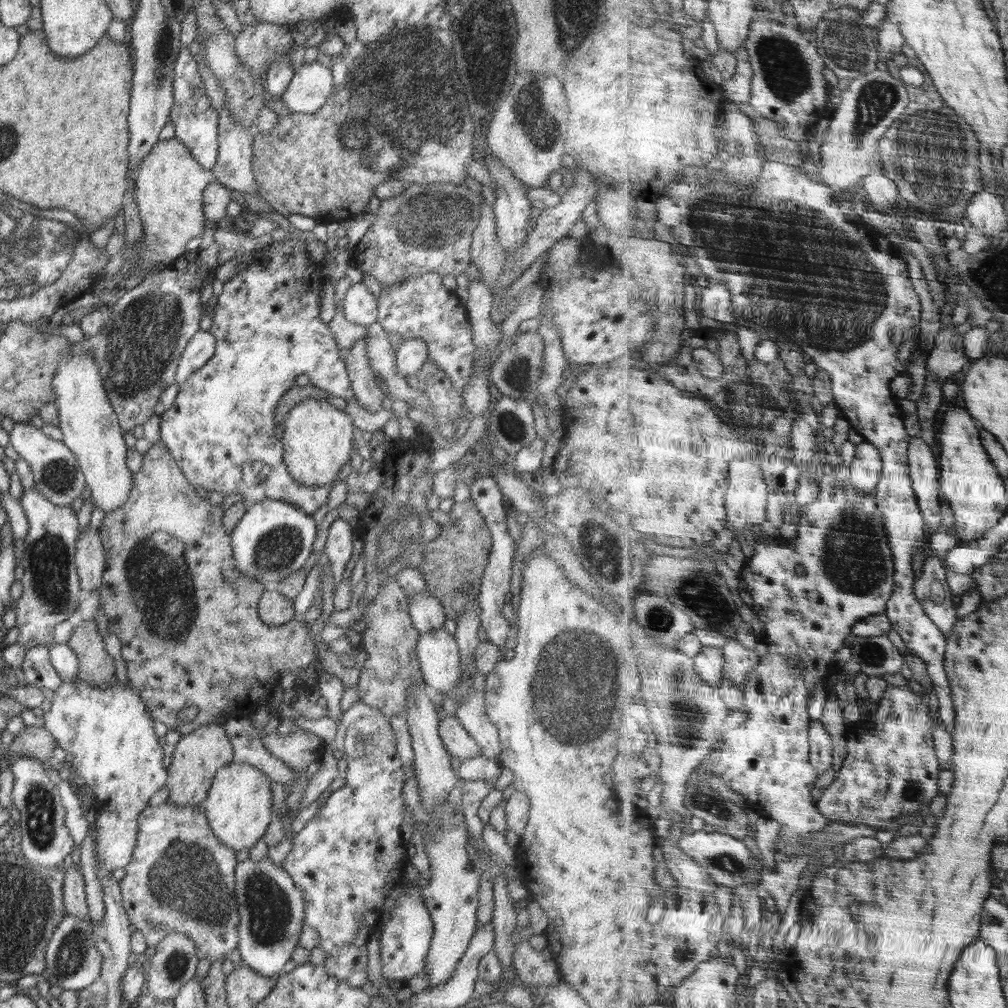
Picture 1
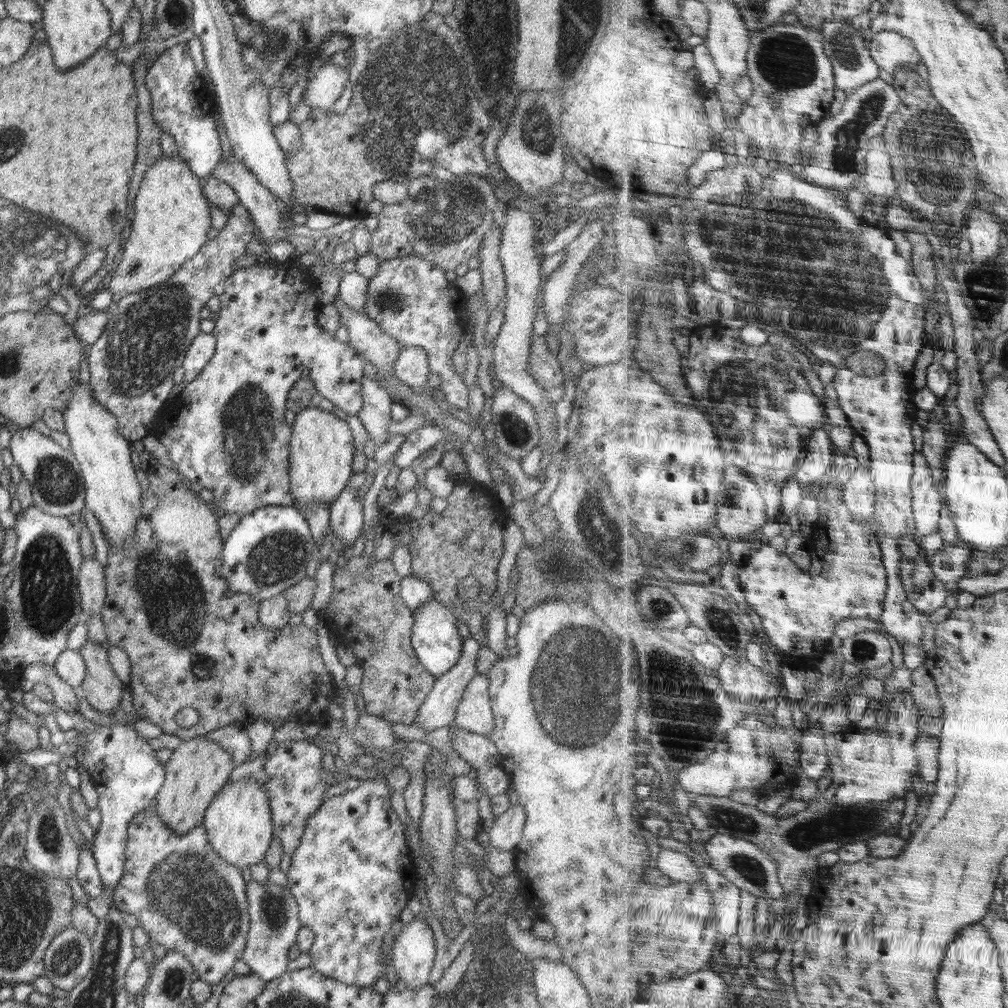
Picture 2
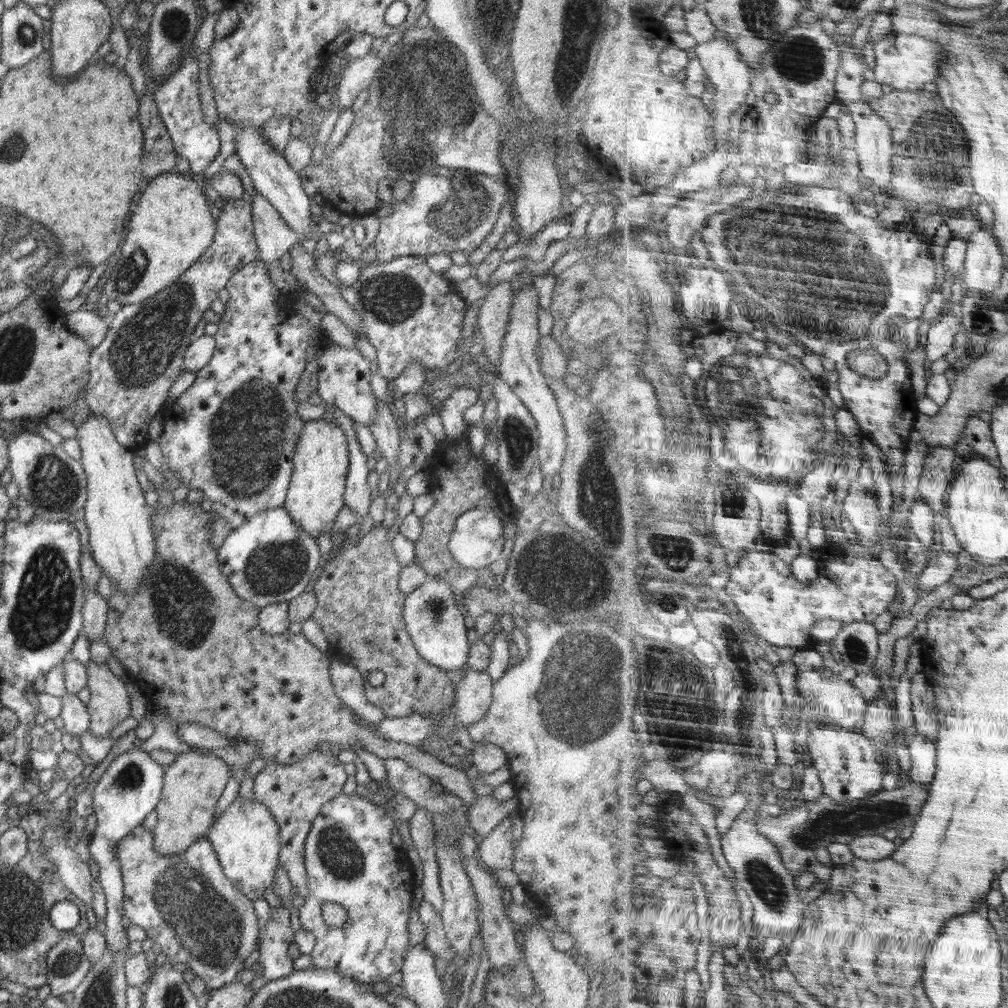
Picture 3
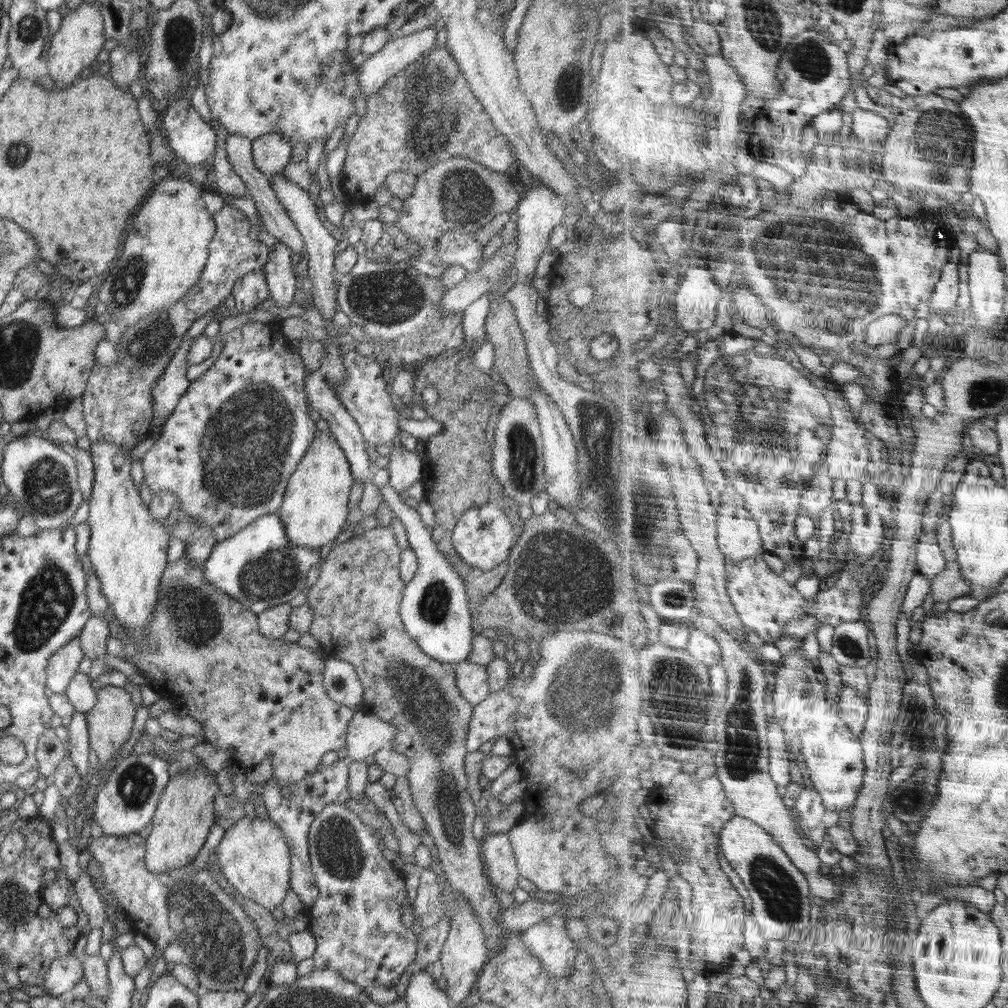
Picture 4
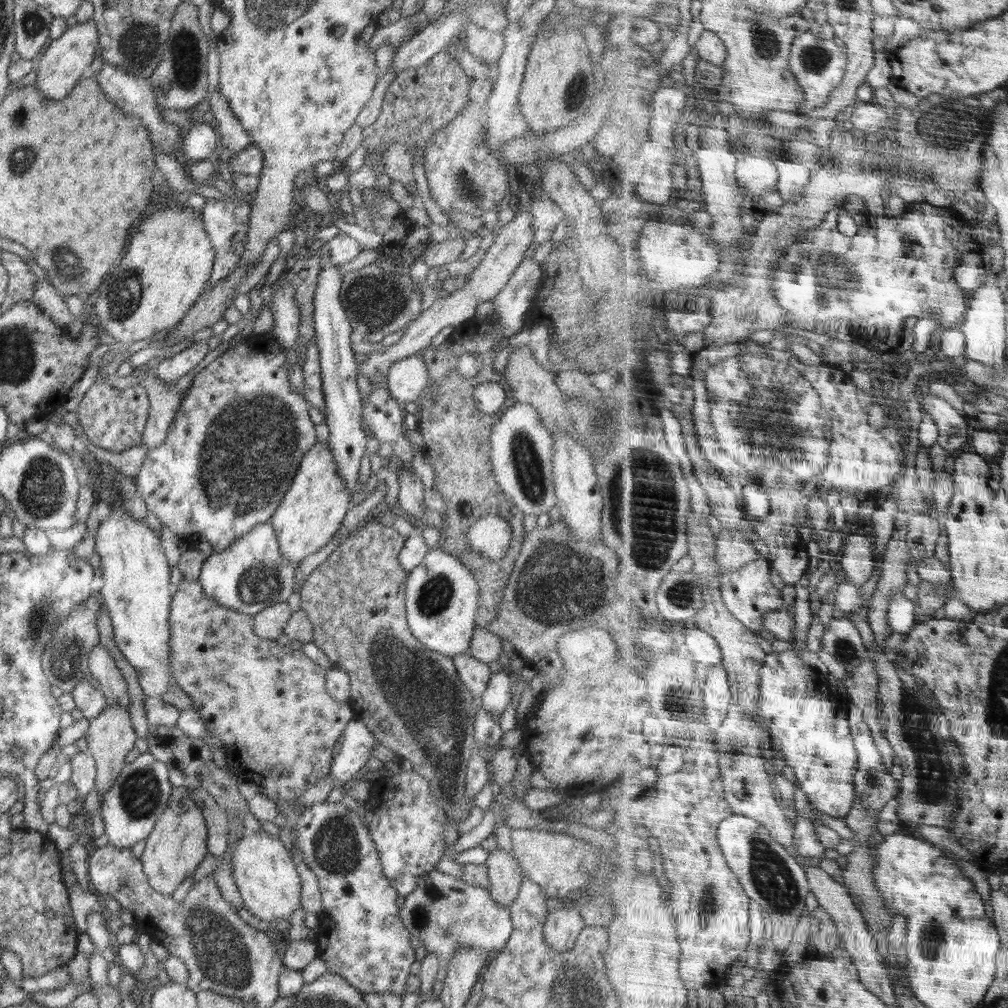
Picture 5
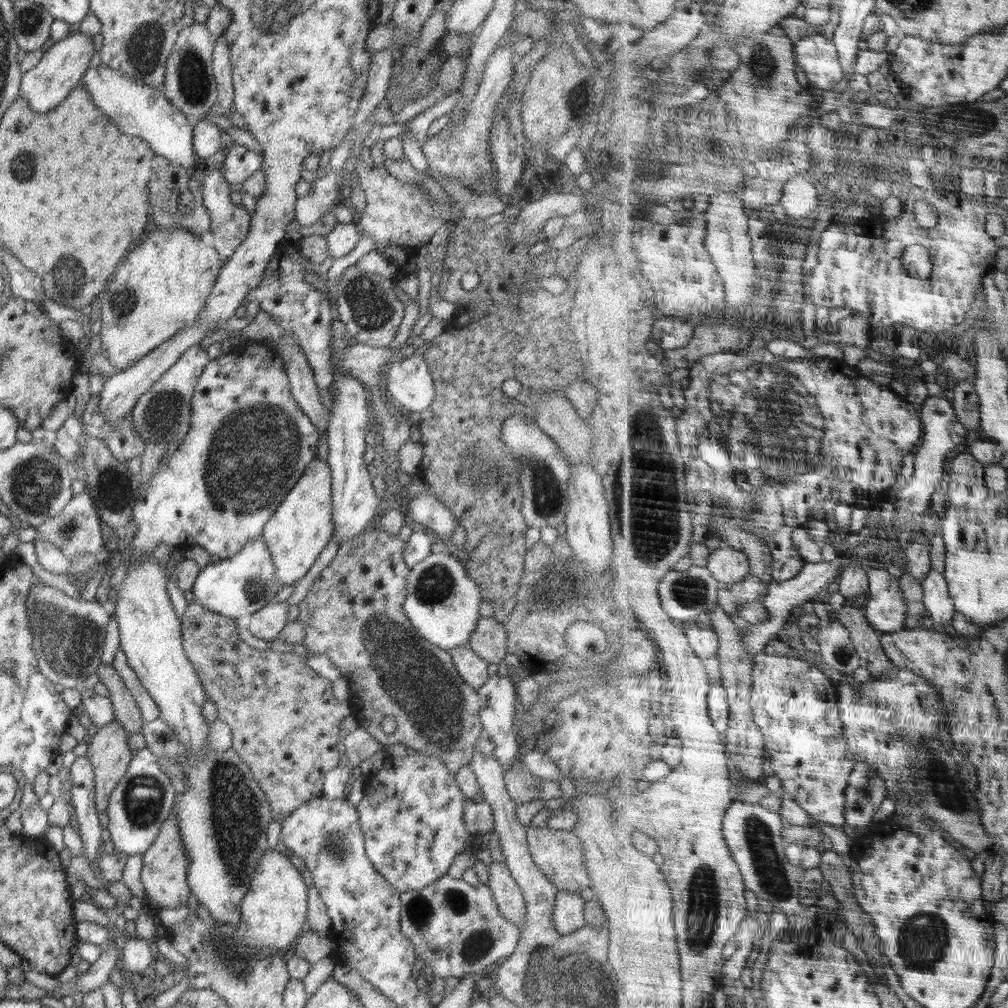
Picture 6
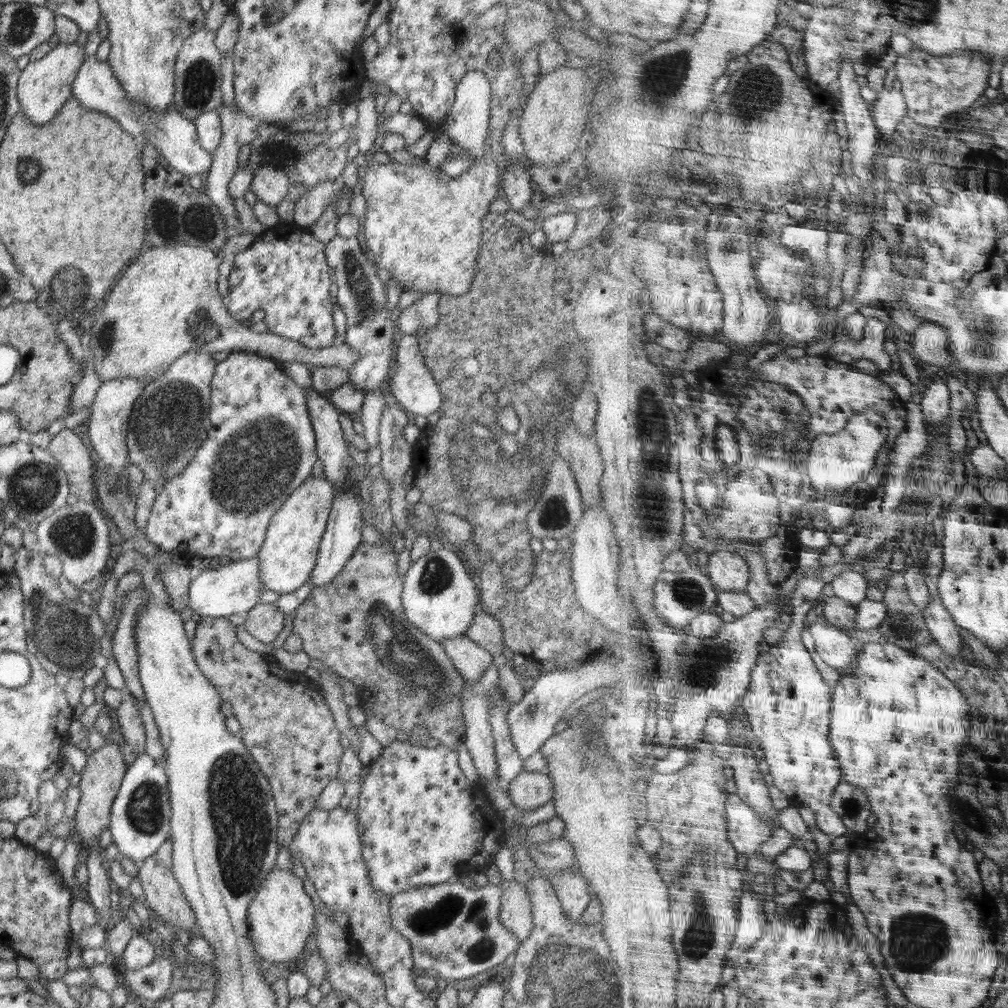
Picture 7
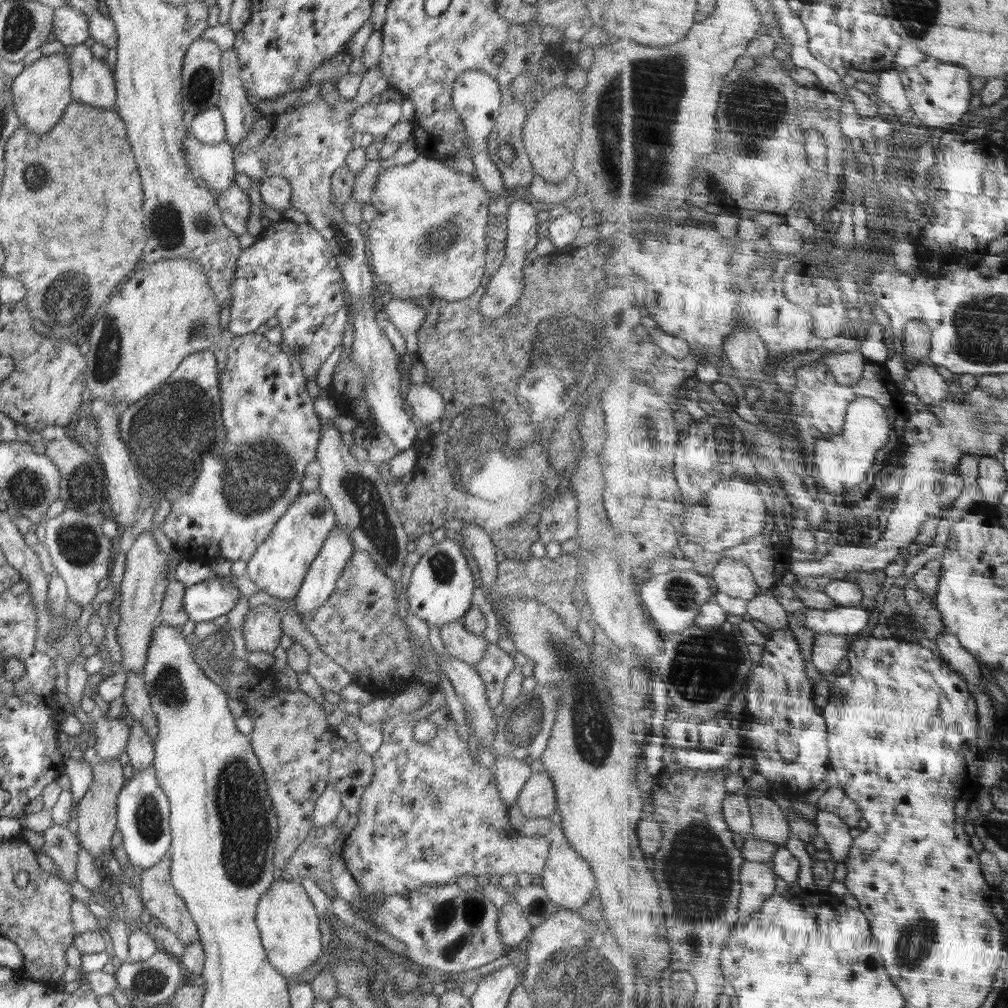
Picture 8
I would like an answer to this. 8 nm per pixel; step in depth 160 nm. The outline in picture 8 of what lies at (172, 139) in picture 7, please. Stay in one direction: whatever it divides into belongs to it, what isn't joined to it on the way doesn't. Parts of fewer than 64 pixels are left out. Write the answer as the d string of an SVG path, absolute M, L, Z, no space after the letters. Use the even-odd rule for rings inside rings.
M46 42L40 50L42 55L66 53L71 68L71 97L85 105L104 109L116 109L117 91L112 68L104 59L97 59L84 45L64 46L61 42ZM192 133L183 140L187 165L207 183L216 194L235 183L234 151L225 140L218 144L205 145Z

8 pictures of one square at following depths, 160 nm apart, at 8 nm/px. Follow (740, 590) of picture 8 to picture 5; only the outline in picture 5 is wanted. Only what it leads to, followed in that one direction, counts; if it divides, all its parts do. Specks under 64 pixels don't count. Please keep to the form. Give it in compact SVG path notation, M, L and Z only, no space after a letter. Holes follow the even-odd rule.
M721 531L717 546L722 573L740 570L761 557L750 536L741 531Z

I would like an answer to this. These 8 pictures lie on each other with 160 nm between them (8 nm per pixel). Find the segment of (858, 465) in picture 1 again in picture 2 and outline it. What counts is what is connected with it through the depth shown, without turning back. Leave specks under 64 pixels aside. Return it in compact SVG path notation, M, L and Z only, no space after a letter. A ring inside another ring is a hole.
M871 464L868 468L858 468L852 476L850 482L844 482L848 486L846 494L842 500L846 500L846 504L850 506L852 514L856 514L856 518L860 522L874 522L874 512L876 512L877 503L877 486L874 480Z

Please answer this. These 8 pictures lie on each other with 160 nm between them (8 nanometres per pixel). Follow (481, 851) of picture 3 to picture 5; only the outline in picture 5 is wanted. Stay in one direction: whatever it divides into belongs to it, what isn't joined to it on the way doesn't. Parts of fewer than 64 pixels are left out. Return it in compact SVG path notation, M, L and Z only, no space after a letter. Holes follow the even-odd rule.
M502 848L489 853L485 862L488 871L490 896L500 907L510 908L519 893L524 879L521 867L515 858Z

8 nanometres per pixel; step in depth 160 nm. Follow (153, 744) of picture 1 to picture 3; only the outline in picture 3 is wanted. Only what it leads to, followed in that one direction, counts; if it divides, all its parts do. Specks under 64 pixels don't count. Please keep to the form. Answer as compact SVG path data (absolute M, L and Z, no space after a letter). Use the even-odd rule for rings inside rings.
M140 748L129 749L110 762L104 775L98 780L93 792L94 816L98 826L91 835L89 852L98 863L98 882L105 894L107 916L105 920L105 941L113 953L126 951L129 940L122 925L123 910L123 876L120 863L114 854L114 847L136 826L145 824L155 814L156 806L162 795L164 784L164 767L154 762L149 753Z

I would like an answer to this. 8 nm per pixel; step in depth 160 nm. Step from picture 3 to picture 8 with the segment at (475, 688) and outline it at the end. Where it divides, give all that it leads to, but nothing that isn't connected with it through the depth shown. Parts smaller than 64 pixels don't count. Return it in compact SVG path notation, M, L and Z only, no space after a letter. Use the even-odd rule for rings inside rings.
M461 620L445 624L440 631L445 652L462 662L475 665L485 655L488 642L482 635L474 634L464 628Z

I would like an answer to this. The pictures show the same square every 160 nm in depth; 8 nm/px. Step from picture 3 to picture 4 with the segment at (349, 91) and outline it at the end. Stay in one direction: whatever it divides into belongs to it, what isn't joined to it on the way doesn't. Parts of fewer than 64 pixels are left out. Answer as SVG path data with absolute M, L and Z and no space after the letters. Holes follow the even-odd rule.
M438 28L424 29L404 36L394 36L369 57L360 58L358 84L362 96L380 90L380 87L406 67L421 61L436 47Z

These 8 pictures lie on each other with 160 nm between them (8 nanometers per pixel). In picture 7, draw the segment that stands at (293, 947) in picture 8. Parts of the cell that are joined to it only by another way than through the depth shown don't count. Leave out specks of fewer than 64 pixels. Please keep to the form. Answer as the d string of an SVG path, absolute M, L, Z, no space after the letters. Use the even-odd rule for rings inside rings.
M274 867L248 908L247 923L254 950L274 964L290 960L300 962L306 940L314 930L314 914L315 908L304 890L303 880L289 870Z

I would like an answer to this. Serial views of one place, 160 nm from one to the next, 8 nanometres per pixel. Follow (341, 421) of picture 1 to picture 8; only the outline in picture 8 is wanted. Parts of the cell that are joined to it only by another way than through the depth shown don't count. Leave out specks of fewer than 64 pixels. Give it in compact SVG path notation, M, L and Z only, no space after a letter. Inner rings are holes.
M319 490L300 493L248 561L246 576L274 598L294 599L326 537L336 525L334 509L325 494Z

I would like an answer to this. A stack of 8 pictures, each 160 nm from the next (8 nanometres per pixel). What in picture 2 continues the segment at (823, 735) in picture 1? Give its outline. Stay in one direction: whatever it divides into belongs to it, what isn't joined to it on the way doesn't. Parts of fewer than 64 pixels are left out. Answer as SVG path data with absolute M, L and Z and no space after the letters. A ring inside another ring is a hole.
M807 730L802 735L802 760L801 764L804 769L805 776L820 782L826 772L830 769L830 755L826 737L820 734L814 734Z

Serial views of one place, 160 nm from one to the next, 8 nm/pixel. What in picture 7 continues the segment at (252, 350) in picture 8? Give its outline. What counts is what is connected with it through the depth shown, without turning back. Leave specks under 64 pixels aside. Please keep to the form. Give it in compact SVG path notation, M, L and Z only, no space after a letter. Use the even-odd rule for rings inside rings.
M233 351L226 360L216 366L216 372L212 375L210 387L211 401L209 402L208 419L210 419L212 426L208 428L208 436L200 444L200 448L193 454L192 460L188 461L184 470L168 482L165 482L164 492L156 495L151 506L151 513L148 515L147 525L143 528L146 538L159 550L170 552L183 546L186 554L210 558L224 556L224 558L231 558L233 561L257 556L264 542L272 515L284 504L284 501L292 492L312 474L312 468L314 468L316 460L319 459L315 441L316 436L307 409L307 392L284 372L281 362L253 353L246 353L245 351Z

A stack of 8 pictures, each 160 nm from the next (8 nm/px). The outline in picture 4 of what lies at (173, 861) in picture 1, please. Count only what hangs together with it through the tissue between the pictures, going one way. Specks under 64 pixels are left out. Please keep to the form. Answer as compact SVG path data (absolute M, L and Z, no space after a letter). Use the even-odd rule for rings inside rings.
M136 834L118 837L103 835L101 838L92 838L87 849L100 862L104 886L114 896L117 906L124 911L132 930L142 933L155 946L162 948L168 962L175 965L185 964L191 968L199 976L199 986L203 991L242 989L263 942L257 926L244 912L244 908L234 898L230 898L208 868L217 862L217 855L210 854L206 867L200 870L195 870L192 863L188 863L180 868L156 874L147 869L144 844L145 839Z

